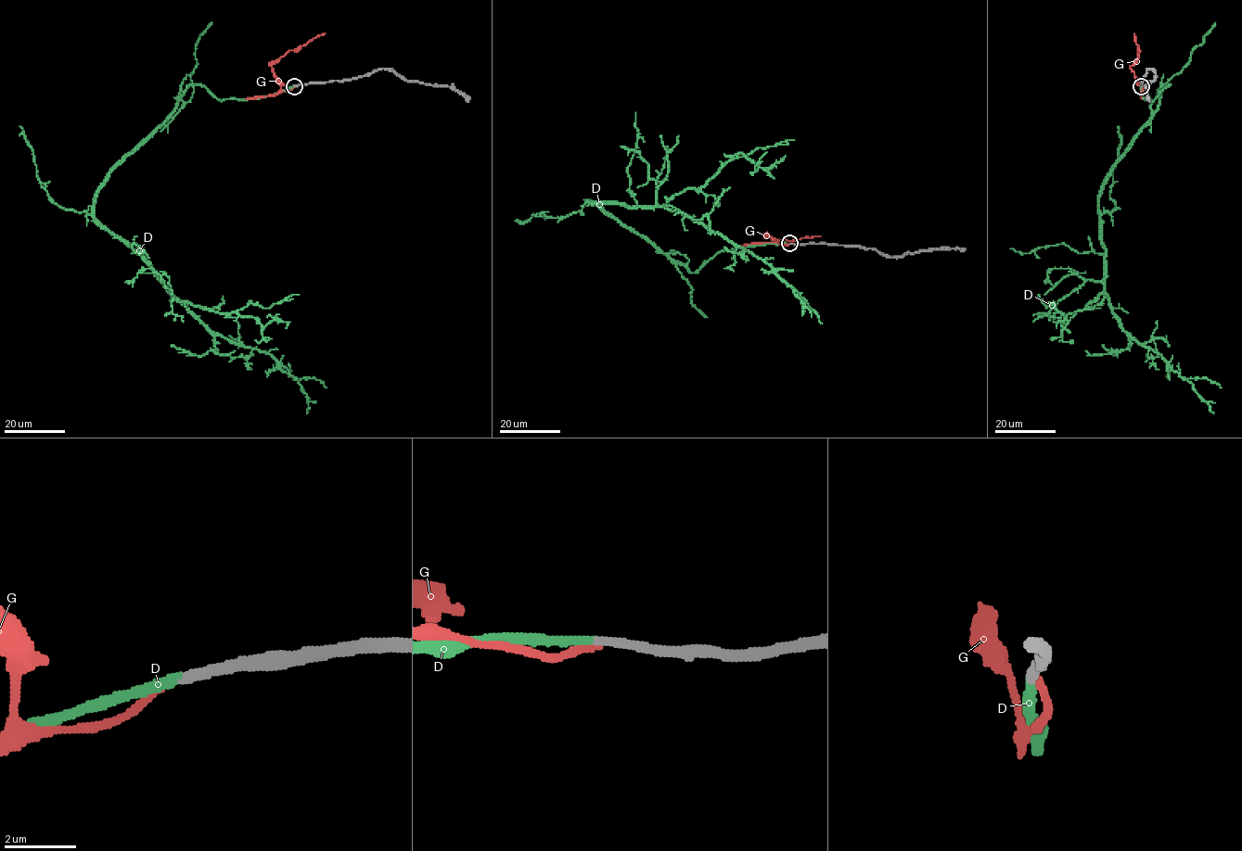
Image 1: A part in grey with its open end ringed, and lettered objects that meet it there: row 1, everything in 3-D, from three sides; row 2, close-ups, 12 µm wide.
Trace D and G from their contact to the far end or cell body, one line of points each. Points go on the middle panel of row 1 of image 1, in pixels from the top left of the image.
D: (789, 243), (724, 249), (691, 273), (588, 200), (666, 207), (700, 221), (762, 259), (803, 302), (802, 315)
G: (790, 243), (777, 243), (767, 232), (766, 234), (777, 240), (820, 235)

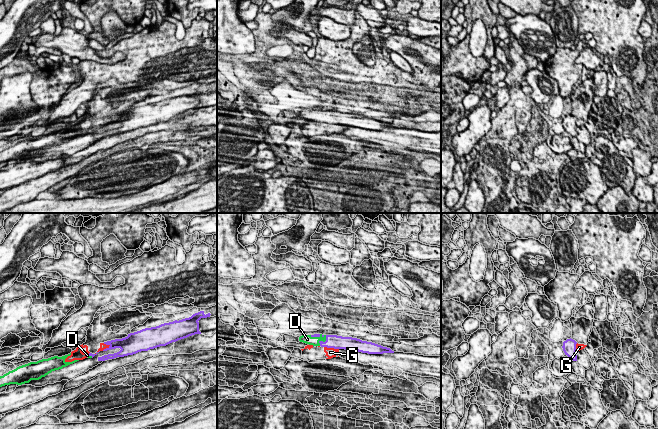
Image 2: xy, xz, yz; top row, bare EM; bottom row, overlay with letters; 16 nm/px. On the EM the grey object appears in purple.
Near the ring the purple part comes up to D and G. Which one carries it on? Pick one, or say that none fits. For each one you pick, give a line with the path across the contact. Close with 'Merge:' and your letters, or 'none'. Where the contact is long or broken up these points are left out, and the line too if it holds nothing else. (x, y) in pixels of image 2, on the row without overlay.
D: runs through xz (332, 117), (319, 112), (307, 115)
Merge: D

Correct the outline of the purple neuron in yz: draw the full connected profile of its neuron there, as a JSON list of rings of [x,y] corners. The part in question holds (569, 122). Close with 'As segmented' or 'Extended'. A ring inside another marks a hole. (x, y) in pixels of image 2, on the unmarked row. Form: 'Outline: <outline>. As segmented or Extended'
Outline: [[[570,114],[564,117],[562,122],[565,131],[567,131],[573,137],[577,137],[576,120],[577,118]]]. As segmented

